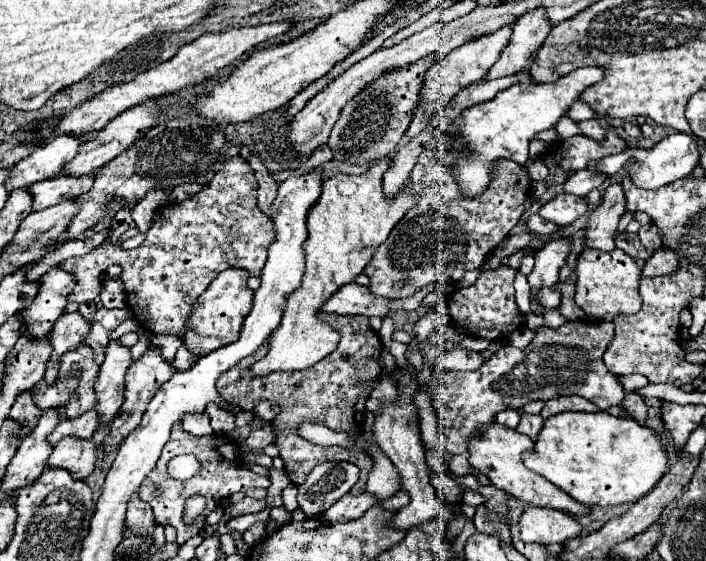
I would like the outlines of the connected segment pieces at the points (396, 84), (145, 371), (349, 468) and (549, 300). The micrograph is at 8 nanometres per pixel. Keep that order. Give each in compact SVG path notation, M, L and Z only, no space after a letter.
M421 58L405 68L387 72L371 86L361 90L351 102L347 102L329 136L329 146L335 158L351 164L367 164L371 160L381 160L389 156L397 148L403 132L409 128L413 110L419 102L419 90L423 86L423 78L429 66L431 60Z
M149 346L147 352L145 352L139 360L135 360L135 362L129 366L129 370L127 370L127 382L125 382L125 402L123 402L123 406L121 406L121 416L113 422L111 434L109 434L107 440L105 440L105 450L107 450L107 452L111 452L117 444L121 444L121 442L125 440L125 436L127 436L133 428L137 428L137 424L141 422L141 412L145 412L149 400L153 398L153 392L157 392L157 388L161 388L161 384L163 384L165 380L169 380L169 376L173 376L175 370L177 370L177 368L173 366L173 362L171 362L171 360L165 360L165 358L161 356L161 350L159 350L157 346Z
M325 462L311 470L305 484L299 486L299 508L309 516L317 516L345 496L359 478L353 462Z
M555 288L549 290L549 294L537 294L539 302L545 306L545 308L557 308L559 306L559 292L555 292Z

